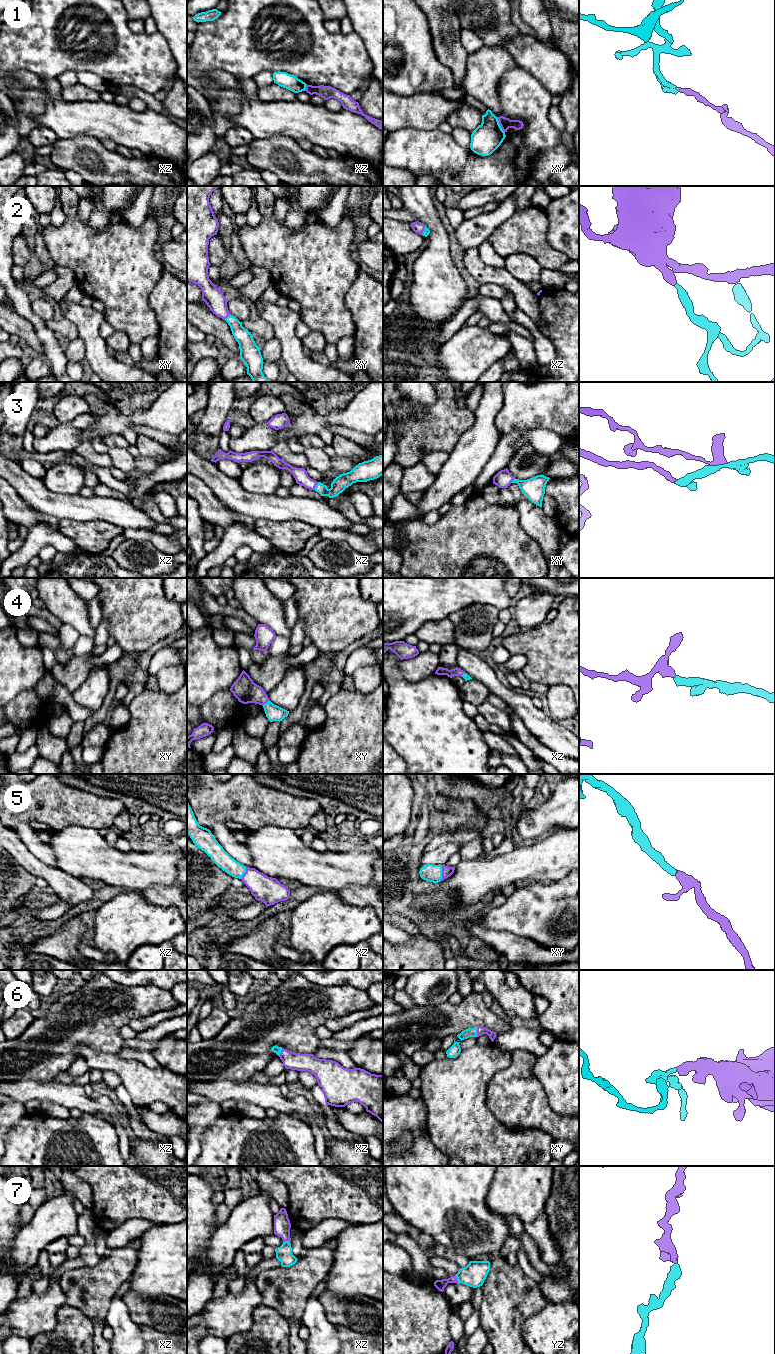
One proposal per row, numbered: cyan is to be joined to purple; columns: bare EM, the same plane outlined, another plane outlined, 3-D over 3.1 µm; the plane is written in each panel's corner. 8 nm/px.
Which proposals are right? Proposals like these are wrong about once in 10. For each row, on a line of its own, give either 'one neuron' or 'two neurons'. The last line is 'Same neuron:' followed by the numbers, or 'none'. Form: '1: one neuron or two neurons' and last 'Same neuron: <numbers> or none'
1: two neurons
2: one neuron
3: one neuron
4: one neuron
5: one neuron
6: one neuron
7: one neuron
Same neuron: 2, 3, 4, 5, 6, 7

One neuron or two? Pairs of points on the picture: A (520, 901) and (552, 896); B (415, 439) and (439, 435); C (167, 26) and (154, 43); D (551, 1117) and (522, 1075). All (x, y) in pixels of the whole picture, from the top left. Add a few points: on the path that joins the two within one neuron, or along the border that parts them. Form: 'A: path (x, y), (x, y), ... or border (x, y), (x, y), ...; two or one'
A: path (528, 901), (544, 901); one
B: path (421, 435), (433, 435); one
C: border (157, 30), (166, 40), (172, 54); two
D: path (541, 1107), (522, 1088), (522, 1085); one

